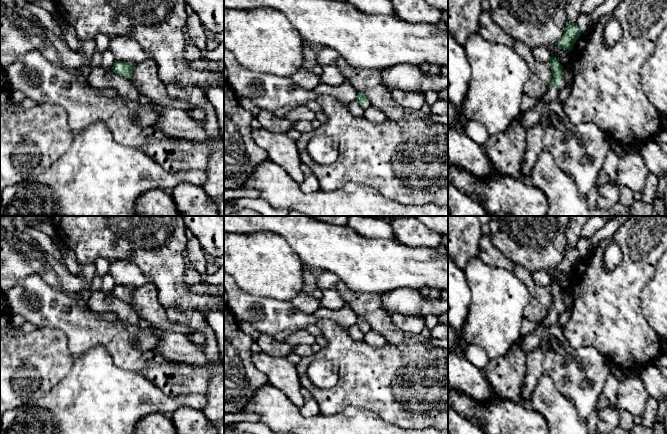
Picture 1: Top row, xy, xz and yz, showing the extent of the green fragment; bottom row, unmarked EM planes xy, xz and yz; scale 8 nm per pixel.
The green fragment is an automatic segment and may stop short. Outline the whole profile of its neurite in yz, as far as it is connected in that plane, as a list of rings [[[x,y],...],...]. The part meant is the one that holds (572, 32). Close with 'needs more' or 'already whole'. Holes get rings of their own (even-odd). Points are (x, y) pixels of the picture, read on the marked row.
[[[567,21],[564,34],[557,42],[558,48],[563,50],[571,51],[576,40],[580,37],[581,31],[577,23],[570,23]]]; already whole

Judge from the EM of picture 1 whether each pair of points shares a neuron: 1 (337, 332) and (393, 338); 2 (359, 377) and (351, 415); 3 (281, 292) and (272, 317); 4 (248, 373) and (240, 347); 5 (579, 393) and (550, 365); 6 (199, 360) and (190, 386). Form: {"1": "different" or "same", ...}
{"1": "different", "2": "different", "3": "different", "4": "same", "5": "same", "6": "different"}

